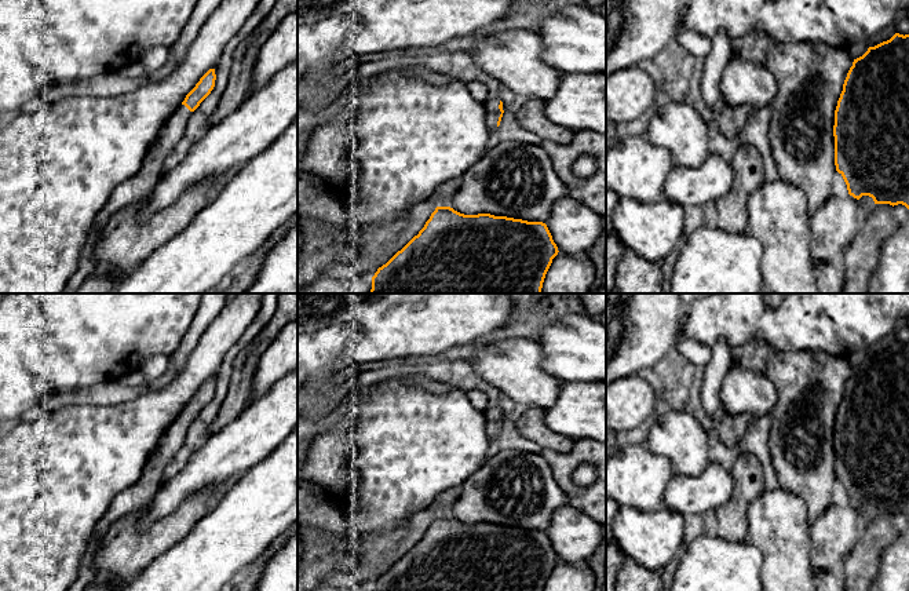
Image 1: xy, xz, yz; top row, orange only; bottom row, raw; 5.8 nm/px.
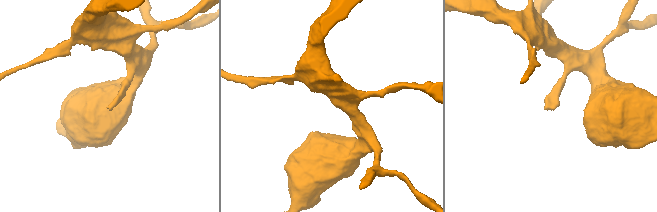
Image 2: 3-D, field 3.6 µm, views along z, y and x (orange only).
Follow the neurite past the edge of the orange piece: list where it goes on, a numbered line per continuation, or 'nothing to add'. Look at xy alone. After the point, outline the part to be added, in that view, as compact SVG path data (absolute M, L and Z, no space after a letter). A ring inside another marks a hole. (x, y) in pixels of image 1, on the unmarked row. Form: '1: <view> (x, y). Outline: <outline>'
1: xy (139, 495). Outline: M180 413L163 435L156 452L150 456L139 481L118 493L102 519L96 523L91 541L102 537L110 525L124 515L146 507L163 482L165 466L180 449L193 420Z

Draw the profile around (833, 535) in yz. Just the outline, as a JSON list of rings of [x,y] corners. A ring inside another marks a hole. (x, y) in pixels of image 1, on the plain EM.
[[[847,503],[830,504],[810,525],[810,563],[813,573],[842,572],[846,558],[854,548],[862,526],[859,508]]]

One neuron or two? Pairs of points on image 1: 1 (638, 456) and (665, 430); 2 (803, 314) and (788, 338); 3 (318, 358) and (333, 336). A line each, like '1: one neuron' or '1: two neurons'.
1: two neurons
2: one neuron
3: one neuron

